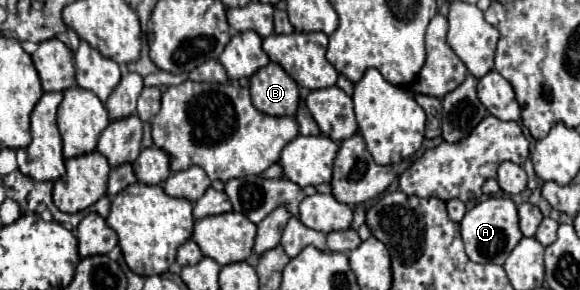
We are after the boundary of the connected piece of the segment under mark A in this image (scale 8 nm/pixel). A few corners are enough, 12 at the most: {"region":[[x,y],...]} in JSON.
{"region":[[482,200],[460,230],[468,258],[504,264],[520,242],[516,204]]}

